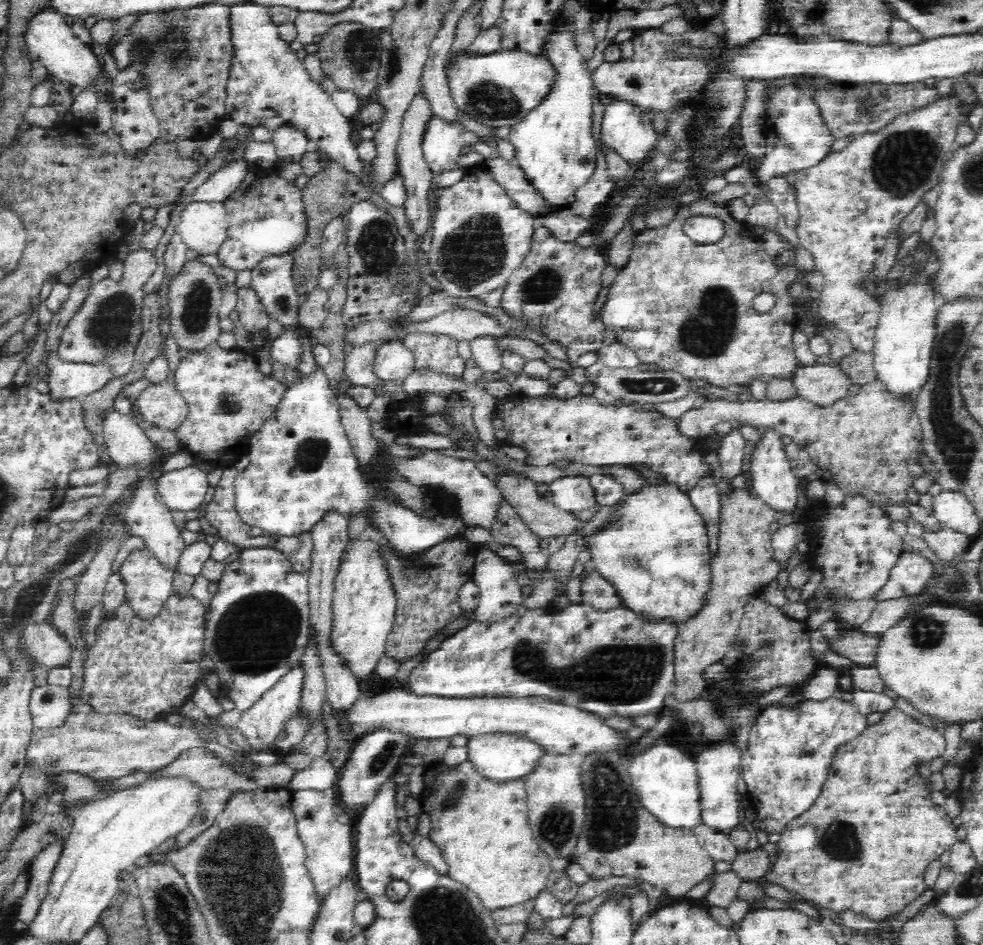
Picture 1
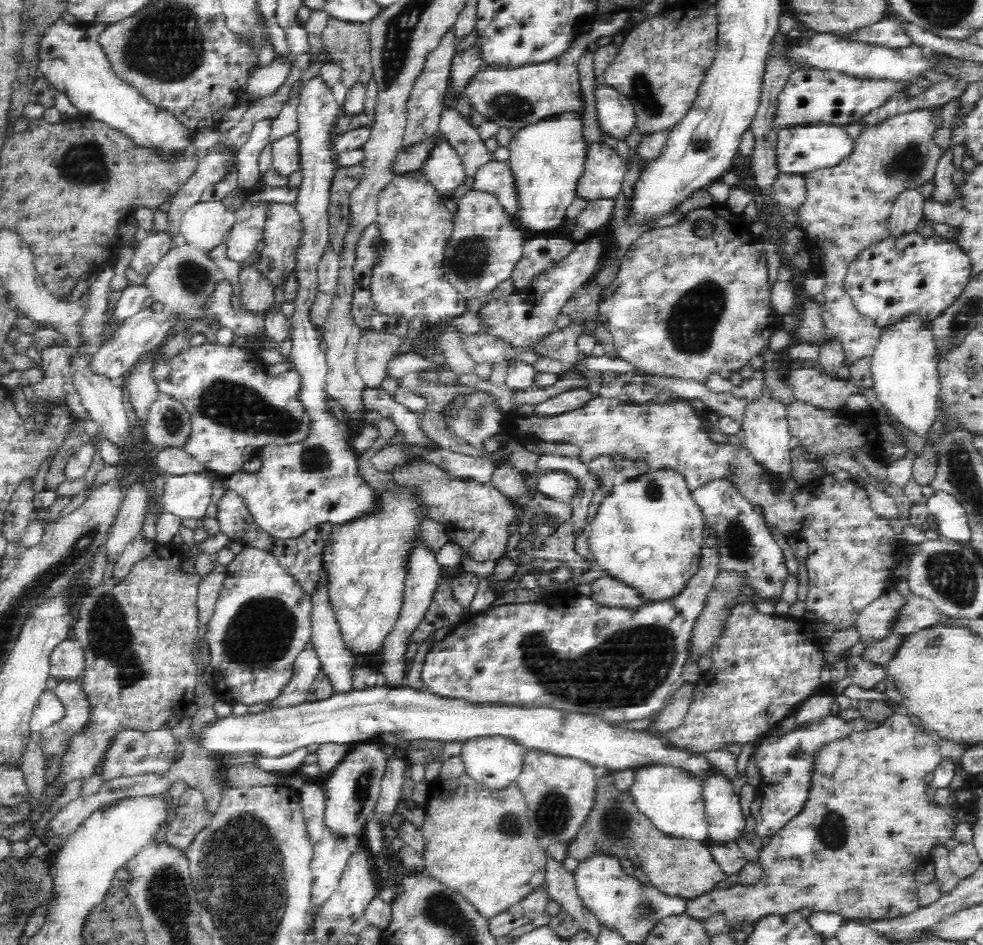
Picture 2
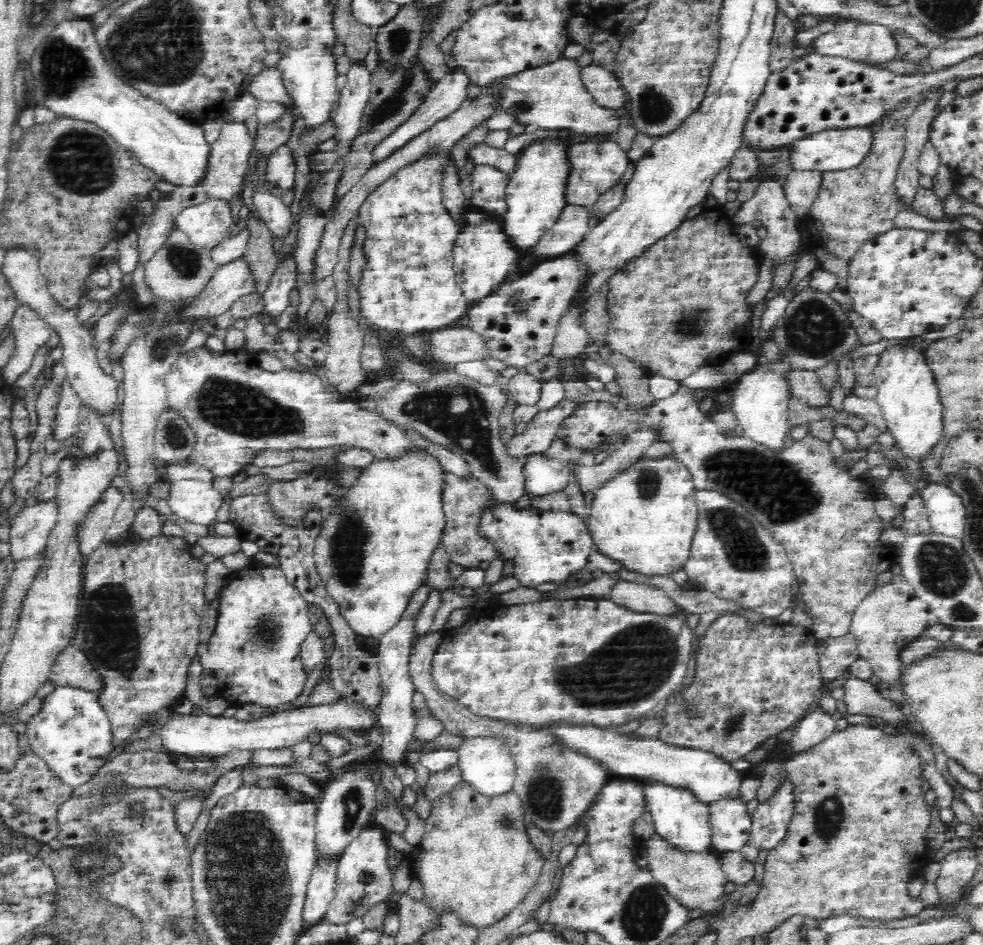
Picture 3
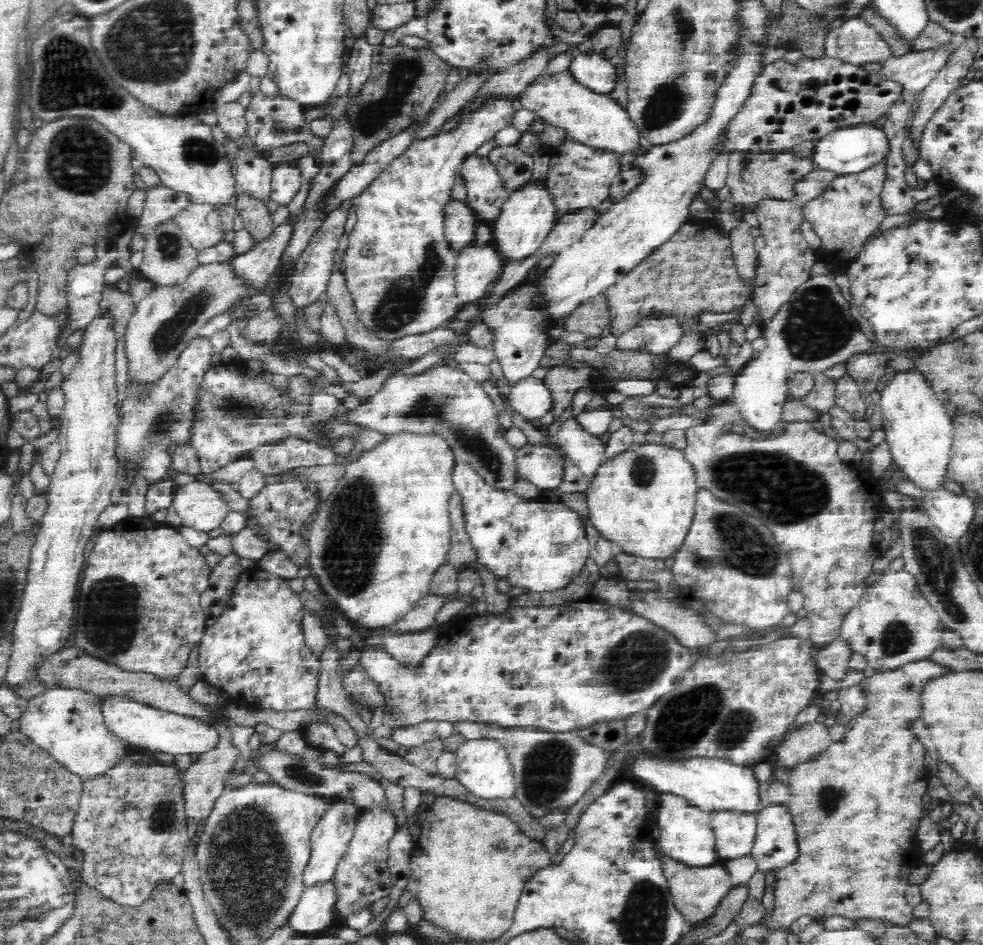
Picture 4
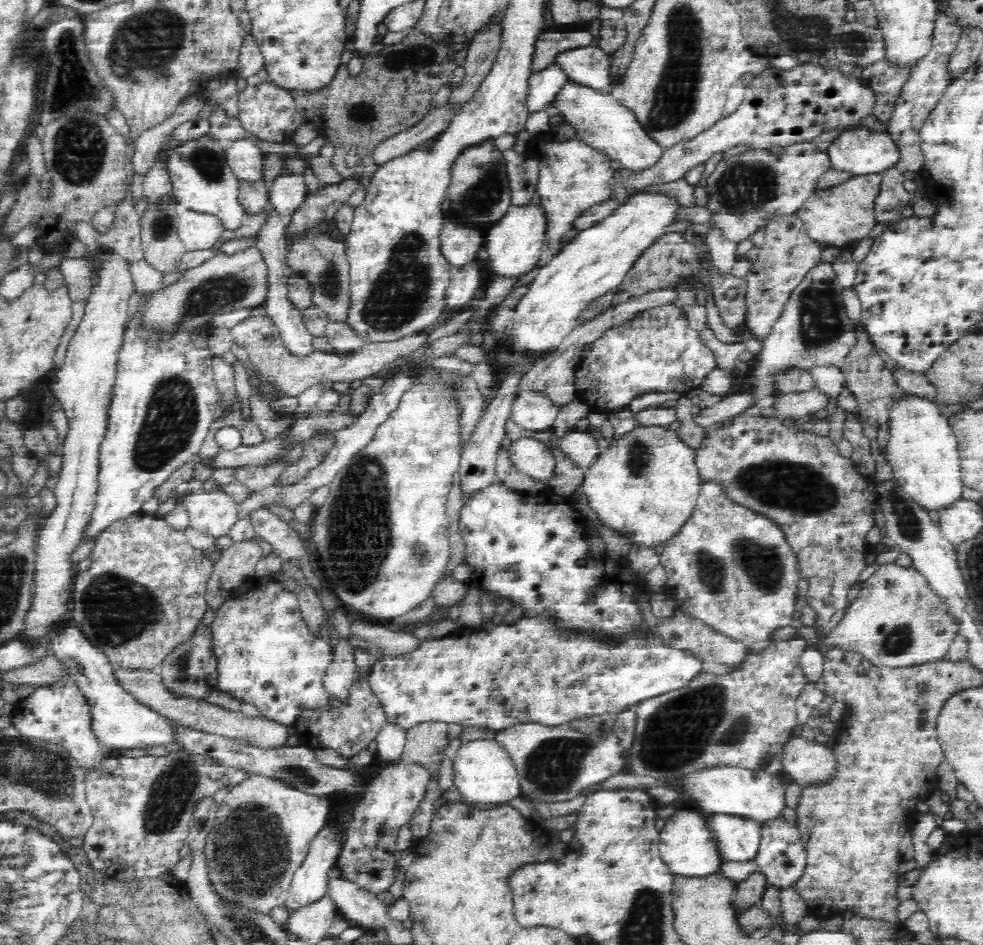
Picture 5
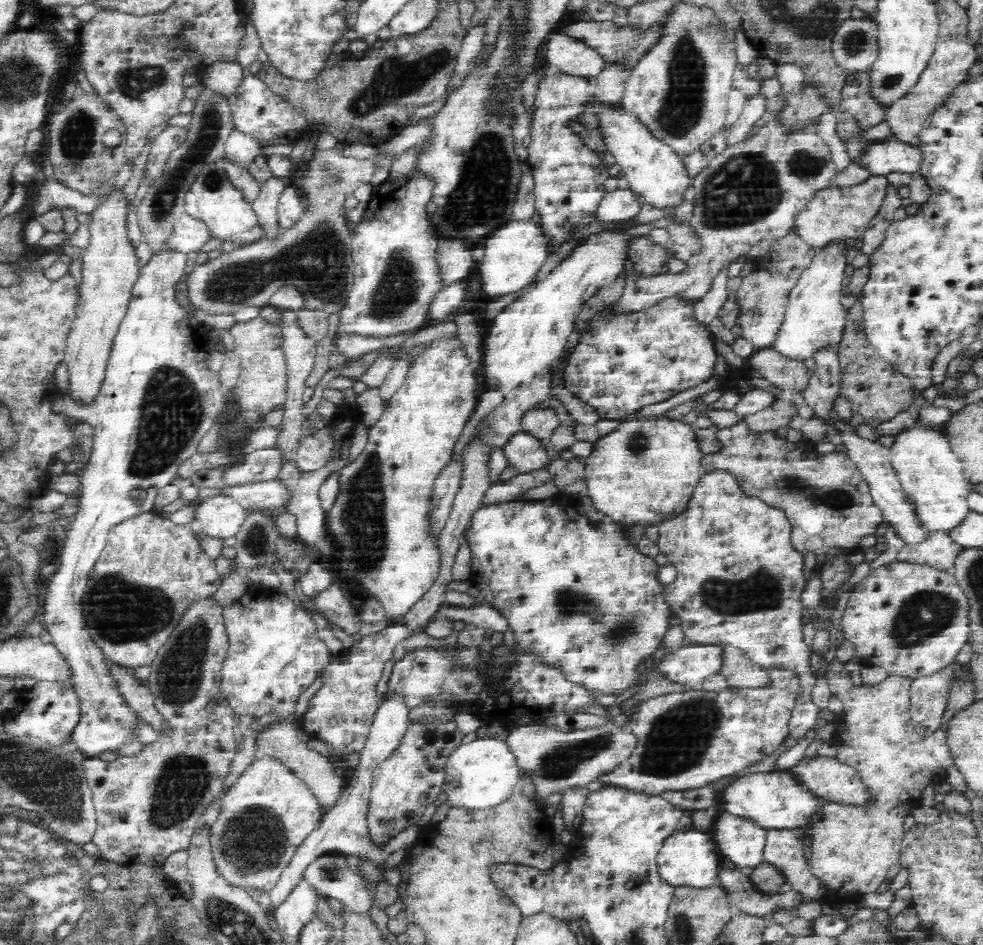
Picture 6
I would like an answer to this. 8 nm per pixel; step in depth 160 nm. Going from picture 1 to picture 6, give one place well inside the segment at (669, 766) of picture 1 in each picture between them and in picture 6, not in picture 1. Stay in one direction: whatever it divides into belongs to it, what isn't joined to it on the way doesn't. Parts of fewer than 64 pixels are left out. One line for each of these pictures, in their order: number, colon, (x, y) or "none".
2: (672, 799)
3: (683, 822)
4: (686, 836)
5: (687, 847)
6: (690, 859)

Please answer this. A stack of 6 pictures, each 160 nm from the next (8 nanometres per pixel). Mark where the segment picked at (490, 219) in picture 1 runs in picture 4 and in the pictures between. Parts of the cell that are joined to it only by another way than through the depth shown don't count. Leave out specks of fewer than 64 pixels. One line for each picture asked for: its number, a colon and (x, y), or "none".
2: (486, 244)
3: (483, 257)
4: (477, 267)

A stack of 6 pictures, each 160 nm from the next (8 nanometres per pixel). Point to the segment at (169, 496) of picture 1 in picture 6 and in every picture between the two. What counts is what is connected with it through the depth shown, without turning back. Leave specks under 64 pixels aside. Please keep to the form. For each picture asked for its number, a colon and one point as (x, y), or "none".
2: (188, 496)
3: (197, 502)
4: (200, 506)
5: (214, 512)
6: (220, 517)

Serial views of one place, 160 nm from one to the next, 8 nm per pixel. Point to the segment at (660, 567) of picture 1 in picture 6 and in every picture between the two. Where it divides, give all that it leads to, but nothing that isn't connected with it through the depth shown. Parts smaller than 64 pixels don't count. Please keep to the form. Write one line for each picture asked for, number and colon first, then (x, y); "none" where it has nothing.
2: (648, 532)
3: (646, 516)
4: (643, 500)
5: (645, 485)
6: (645, 471)

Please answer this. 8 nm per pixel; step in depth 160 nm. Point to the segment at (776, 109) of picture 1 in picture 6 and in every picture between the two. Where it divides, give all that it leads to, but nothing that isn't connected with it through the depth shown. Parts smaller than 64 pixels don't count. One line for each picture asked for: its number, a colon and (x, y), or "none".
2: (806, 149)
3: (834, 150)
4: (850, 150)
5: (861, 152)
6: (883, 158)

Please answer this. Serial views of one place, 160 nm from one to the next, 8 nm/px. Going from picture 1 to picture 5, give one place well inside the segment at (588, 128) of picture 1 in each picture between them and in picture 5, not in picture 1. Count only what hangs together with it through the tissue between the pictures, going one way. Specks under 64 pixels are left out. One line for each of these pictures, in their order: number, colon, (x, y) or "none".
2: (546, 159)
3: (535, 194)
4: (525, 220)
5: (514, 243)

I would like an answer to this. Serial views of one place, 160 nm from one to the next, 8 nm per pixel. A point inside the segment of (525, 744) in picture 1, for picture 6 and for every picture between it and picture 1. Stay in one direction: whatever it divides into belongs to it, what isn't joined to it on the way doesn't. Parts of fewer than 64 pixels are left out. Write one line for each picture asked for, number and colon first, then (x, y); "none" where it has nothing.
2: (494, 762)
3: (486, 764)
4: (483, 767)
5: (483, 772)
6: (479, 775)

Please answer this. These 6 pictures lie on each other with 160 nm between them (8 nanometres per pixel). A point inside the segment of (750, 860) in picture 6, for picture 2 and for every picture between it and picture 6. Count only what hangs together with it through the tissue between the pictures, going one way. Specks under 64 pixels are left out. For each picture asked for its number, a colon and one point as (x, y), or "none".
2: (726, 823)
3: (731, 824)
4: (735, 832)
5: (738, 839)

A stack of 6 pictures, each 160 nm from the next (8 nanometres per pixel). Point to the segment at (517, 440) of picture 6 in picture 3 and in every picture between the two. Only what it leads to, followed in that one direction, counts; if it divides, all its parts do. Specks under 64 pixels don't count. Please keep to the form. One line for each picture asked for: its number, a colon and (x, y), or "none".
3: (543, 475)
4: (541, 465)
5: (531, 457)

